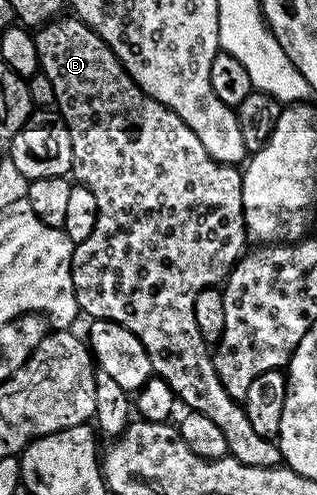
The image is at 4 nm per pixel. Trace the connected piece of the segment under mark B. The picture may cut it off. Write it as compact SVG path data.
M54 18L48 24L42 24L40 28L36 29L33 41L37 47L39 62L41 63L39 71L47 78L51 78L51 86L55 86L55 98L57 99L56 111L60 112L65 120L67 130L71 134L71 146L73 147L72 179L76 183L88 186L91 194L95 194L95 202L97 203L97 221L95 222L95 230L91 230L91 238L87 238L83 243L76 245L72 252L74 292L80 311L85 316L86 314L89 315L89 318L93 320L115 322L119 326L131 330L131 334L135 334L135 338L139 338L139 342L143 342L143 346L149 351L153 376L167 382L167 386L171 386L174 397L180 403L182 400L188 411L203 414L207 418L211 418L211 422L215 422L215 426L219 426L219 430L223 433L223 439L227 442L229 455L234 456L236 460L247 466L276 468L282 463L280 446L278 446L276 439L259 435L252 428L251 421L247 418L244 403L238 402L235 398L231 398L231 394L227 394L223 382L219 382L219 374L215 374L210 345L205 343L203 334L199 334L199 325L195 323L195 298L204 288L224 285L233 265L241 259L247 248L245 245L245 240L247 241L245 215L243 214L242 169L211 158L211 154L207 154L207 149L203 147L203 142L199 142L199 138L195 138L195 130L191 130L191 126L187 126L187 122L183 122L183 118L179 118L179 114L175 114L167 106L163 106L158 100L148 96L131 78L129 71L121 65L120 58L103 42L103 38L92 32L80 18L61 19Z

